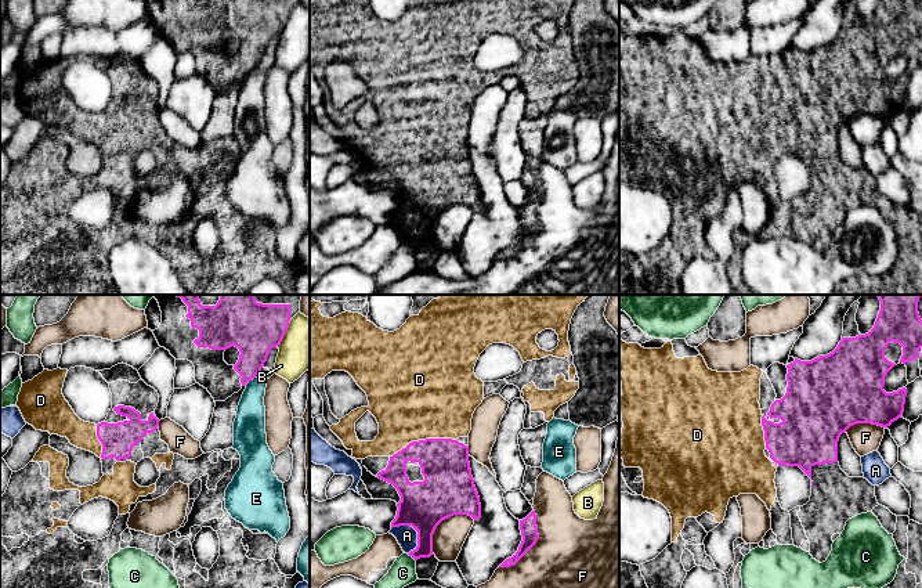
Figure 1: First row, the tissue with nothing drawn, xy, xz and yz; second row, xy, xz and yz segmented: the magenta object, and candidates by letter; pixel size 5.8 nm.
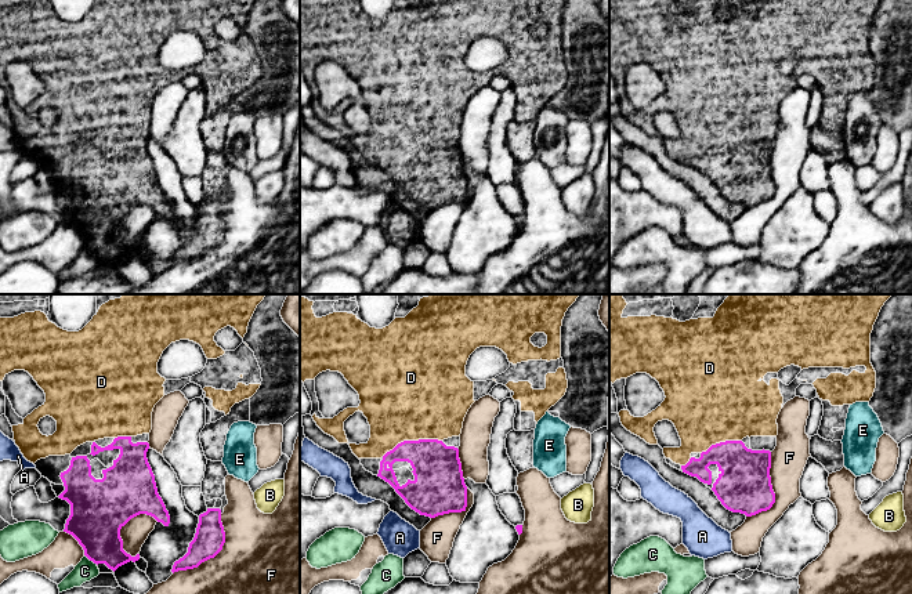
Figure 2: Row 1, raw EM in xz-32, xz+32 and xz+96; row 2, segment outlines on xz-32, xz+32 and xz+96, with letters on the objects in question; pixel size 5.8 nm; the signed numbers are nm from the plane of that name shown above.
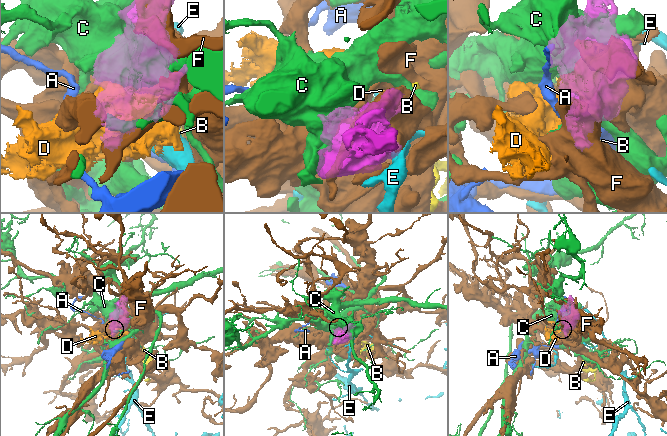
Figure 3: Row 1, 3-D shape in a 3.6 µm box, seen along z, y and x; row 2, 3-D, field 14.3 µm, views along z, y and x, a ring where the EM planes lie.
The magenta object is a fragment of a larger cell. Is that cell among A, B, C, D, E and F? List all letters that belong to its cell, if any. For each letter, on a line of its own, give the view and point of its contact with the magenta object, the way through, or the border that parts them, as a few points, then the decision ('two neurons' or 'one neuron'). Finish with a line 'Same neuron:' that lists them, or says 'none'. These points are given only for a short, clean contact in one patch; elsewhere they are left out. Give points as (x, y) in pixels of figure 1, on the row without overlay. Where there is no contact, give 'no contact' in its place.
A: contact xz (412, 216); border xz (391, 217), (411, 216), (416, 222), (416, 238); two neurons
B: contact xy (284, 25); border xy (289, 13), (278, 36); two neurons
C: contact xz (411, 245); two neurons
D: contact xz (422, 130); one neuron
E: no contact; two neurons
F: contact xz (534, 234); two neurons
Same neuron: D

